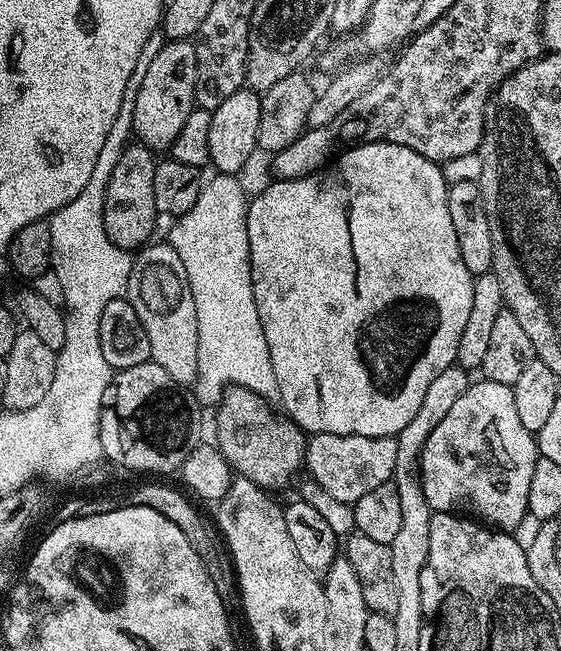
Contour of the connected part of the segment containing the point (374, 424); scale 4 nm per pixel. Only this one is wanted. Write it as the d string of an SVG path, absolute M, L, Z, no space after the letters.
M360 142L355 146L349 147L347 150L341 151L327 170L315 172L314 175L307 176L306 178L294 178L293 180L273 179L271 183L266 185L256 197L253 195L248 201L246 234L248 235L248 249L250 250L254 302L258 306L258 318L262 322L262 330L264 331L266 346L268 347L268 357L274 366L278 401L280 400L281 406L284 407L283 415L287 419L293 420L306 434L321 432L322 434L334 434L336 437L365 436L375 440L385 438L384 436L395 438L400 435L402 430L406 430L406 425L414 419L414 414L418 414L418 406L422 406L422 398L426 395L426 389L430 387L430 382L434 382L434 378L438 378L438 374L442 374L443 369L451 368L456 364L458 342L462 339L462 329L464 329L468 321L470 302L474 298L474 290L472 289L474 277L470 274L470 270L466 270L466 262L462 262L462 254L458 254L458 237L454 234L454 222L450 222L450 206L448 205L449 183L444 180L442 167L437 161L422 158L422 154L414 154L414 150L410 150L406 146Z

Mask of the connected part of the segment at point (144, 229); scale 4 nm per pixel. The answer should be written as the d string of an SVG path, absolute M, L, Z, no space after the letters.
M132 142L127 145L114 166L114 174L104 188L104 225L114 246L139 250L153 239L158 213L154 202L154 170L158 163L152 149L145 144Z

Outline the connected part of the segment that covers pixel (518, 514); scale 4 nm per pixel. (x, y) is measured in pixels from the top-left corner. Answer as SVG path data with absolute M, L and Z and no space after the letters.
M483 378L477 381L477 384L476 381L469 383L466 394L454 402L450 414L446 414L446 418L434 426L434 434L426 438L418 465L420 489L433 512L471 514L493 529L511 530L522 522L528 512L530 477L534 474L538 459L536 438L518 419L511 384L490 382Z

